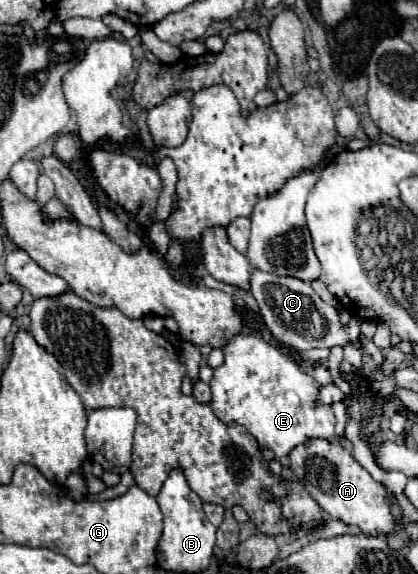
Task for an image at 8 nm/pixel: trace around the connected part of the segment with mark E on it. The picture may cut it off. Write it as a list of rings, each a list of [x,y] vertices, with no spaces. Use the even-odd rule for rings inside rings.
[[[239,334],[229,340],[229,344],[223,348],[223,352],[225,352],[225,364],[215,368],[215,374],[209,382],[211,392],[213,392],[213,400],[209,406],[213,408],[215,416],[221,422],[225,422],[225,424],[237,422],[237,424],[245,426],[257,438],[261,448],[269,448],[275,452],[275,460],[279,460],[283,466],[289,466],[289,452],[297,444],[303,444],[311,438],[325,438],[325,440],[335,438],[333,408],[315,404],[319,386],[315,384],[315,380],[311,376],[303,374],[293,360],[285,358],[275,346],[267,344],[261,336]]]

